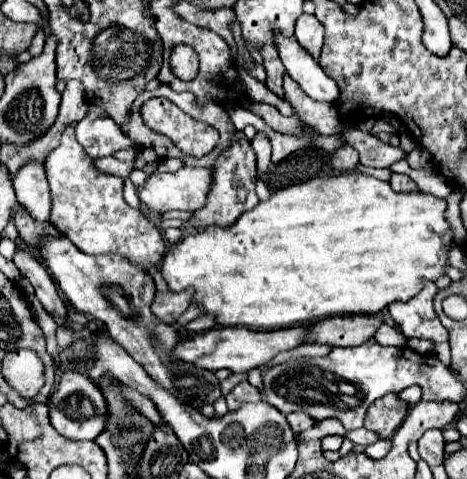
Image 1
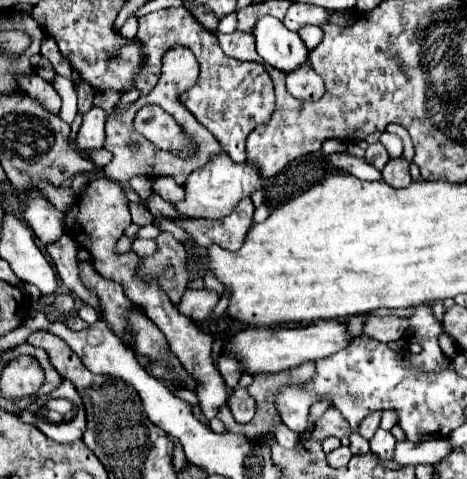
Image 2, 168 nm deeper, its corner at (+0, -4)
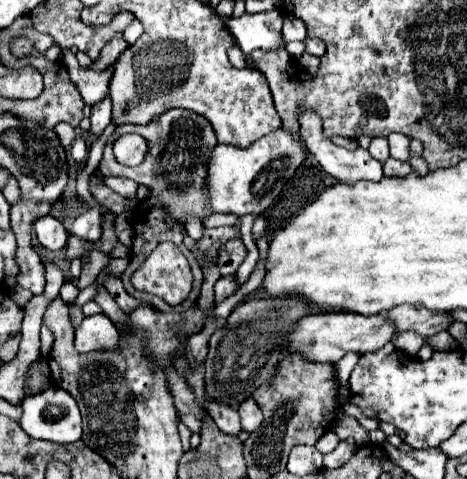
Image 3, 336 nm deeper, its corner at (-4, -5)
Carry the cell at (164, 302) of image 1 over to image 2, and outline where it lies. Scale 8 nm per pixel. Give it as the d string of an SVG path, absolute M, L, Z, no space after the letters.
M186 289L182 301L178 303L178 311L192 321L204 321L210 317L214 305L218 303L218 295L206 289Z

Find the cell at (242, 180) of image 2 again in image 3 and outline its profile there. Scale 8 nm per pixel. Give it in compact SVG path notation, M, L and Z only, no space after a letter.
M278 128L256 140L250 148L218 144L208 166L208 192L214 212L224 214L262 214L282 192L284 184L304 164L306 152L302 144L286 128Z

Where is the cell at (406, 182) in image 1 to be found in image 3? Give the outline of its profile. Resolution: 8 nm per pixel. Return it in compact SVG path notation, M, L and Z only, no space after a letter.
M390 158L384 162L384 176L406 176L410 172L412 172L412 168L408 162L402 162L396 158Z

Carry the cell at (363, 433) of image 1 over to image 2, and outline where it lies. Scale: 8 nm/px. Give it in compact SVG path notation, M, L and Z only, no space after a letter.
M378 429L376 435L370 439L370 447L372 447L372 453L382 457L382 459L392 459L392 451L394 451L394 435L390 431L384 431L384 429Z

